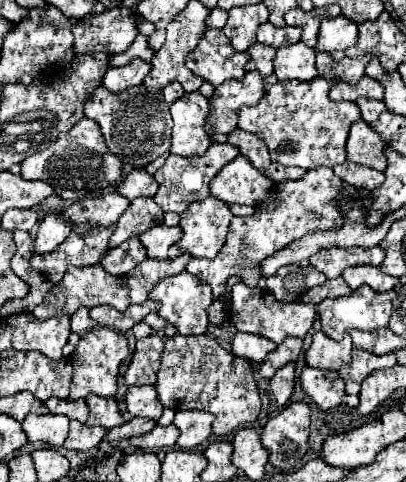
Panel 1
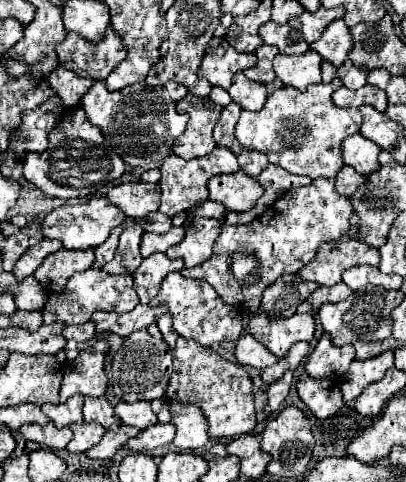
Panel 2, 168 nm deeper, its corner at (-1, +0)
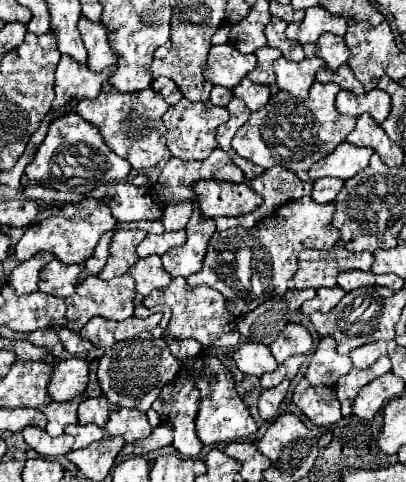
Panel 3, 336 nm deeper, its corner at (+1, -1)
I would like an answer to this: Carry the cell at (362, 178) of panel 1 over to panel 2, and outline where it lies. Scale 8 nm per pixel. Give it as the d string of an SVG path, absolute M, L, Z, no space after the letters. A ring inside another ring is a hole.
M343 166L335 178L335 190L343 196L351 196L351 192L355 194L357 188L365 186L367 184L367 176L363 174L357 174L355 168L349 168L349 166Z

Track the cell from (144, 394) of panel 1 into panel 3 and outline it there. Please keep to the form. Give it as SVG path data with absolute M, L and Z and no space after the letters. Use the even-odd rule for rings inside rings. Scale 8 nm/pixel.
M119 409L113 411L109 423L105 425L109 437L123 437L127 443L141 441L149 437L151 425L145 413L137 413L135 409Z

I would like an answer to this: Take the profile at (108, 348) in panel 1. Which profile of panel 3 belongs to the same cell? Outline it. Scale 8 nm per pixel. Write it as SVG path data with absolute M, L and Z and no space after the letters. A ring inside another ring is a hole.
M67 357L53 365L53 375L49 381L49 395L53 401L65 403L81 393L85 393L89 379L89 365L81 357Z

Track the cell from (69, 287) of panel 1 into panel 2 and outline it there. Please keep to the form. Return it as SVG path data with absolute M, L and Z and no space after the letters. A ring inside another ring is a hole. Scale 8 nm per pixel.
M85 270L73 274L65 288L61 292L53 292L43 308L43 324L51 322L63 322L63 324L83 324L91 320L91 314L95 310L105 310L105 312L129 312L139 304L139 298L135 296L133 290L133 278L129 274L123 276L113 276L103 270Z

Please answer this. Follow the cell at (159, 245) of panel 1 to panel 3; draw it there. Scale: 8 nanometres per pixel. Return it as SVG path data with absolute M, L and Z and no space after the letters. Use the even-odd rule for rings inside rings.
M175 231L175 233L161 233L161 235L147 235L139 247L137 253L139 257L149 257L149 255L163 255L173 247L179 247L185 243L185 231Z

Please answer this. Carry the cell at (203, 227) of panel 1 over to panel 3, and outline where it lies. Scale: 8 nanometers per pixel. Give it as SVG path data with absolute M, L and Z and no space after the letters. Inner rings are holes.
M197 209L193 211L187 227L187 241L181 247L169 249L163 259L163 267L171 277L189 277L203 265L207 243L215 233L215 221L205 221Z

